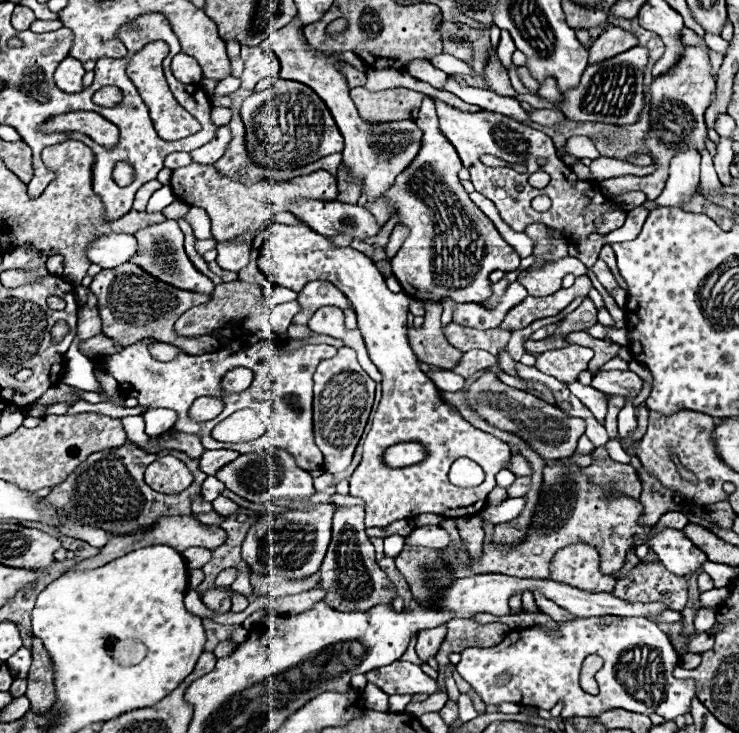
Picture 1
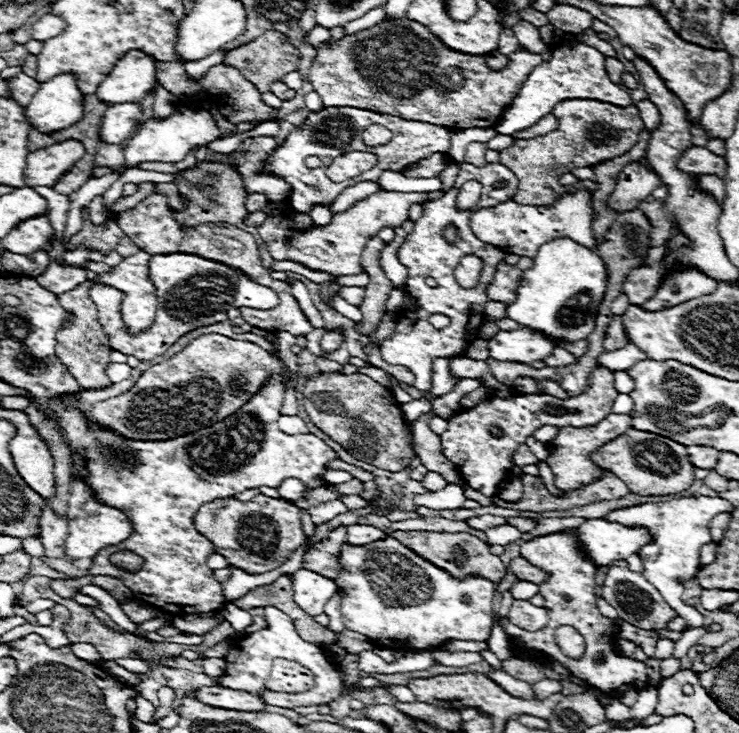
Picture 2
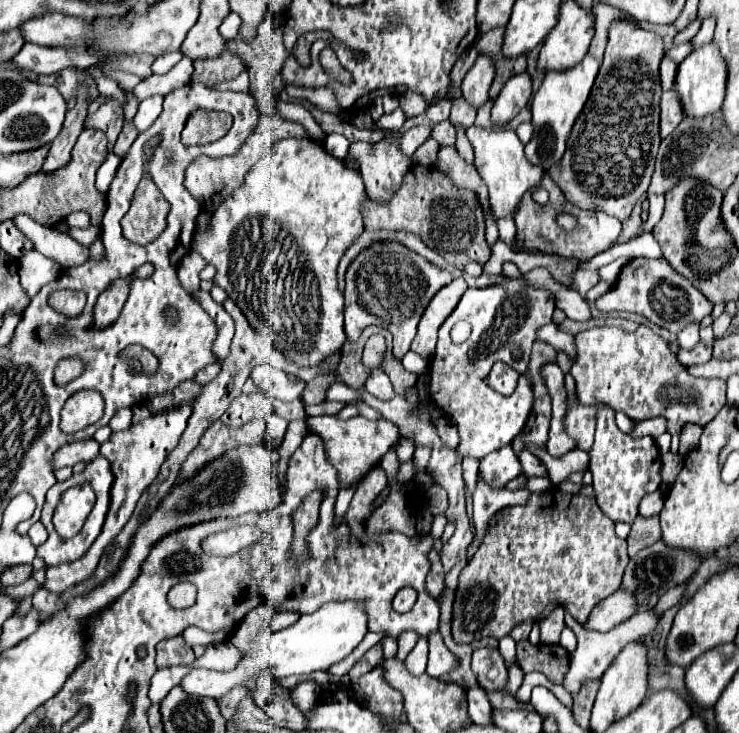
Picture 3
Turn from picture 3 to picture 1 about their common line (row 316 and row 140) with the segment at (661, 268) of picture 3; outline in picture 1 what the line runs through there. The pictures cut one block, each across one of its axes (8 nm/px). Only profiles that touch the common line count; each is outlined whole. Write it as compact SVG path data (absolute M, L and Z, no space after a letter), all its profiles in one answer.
M686 46L684 56L680 56L680 64L672 68L672 72L666 72L664 76L656 76L652 86L652 112L650 112L650 132L646 146L650 148L650 154L656 164L656 172L650 176L620 176L600 182L600 190L610 196L614 194L626 194L632 190L644 192L648 200L654 200L664 190L666 178L668 178L668 164L676 152L682 152L684 148L698 148L704 150L704 138L706 138L706 124L704 124L704 112L712 104L712 92L714 92L714 78L710 74L710 60L708 52L702 46Z

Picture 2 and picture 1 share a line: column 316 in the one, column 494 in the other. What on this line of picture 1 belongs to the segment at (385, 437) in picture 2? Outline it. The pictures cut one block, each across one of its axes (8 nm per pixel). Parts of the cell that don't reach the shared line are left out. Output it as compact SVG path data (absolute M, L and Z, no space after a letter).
M484 372L478 380L474 380L466 392L468 406L490 426L496 426L504 432L512 432L520 436L540 458L556 460L568 458L576 450L578 438L586 430L586 422L582 418L570 418L560 408L546 404L544 400L516 390L512 386L502 384L494 372Z

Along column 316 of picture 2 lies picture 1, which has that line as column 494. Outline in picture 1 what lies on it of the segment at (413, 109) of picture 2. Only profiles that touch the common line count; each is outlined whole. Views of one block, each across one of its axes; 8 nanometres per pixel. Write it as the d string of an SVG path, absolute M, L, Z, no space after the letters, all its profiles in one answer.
M492 52L488 56L488 64L484 68L484 80L488 84L488 90L496 92L498 96L510 96L510 98L518 96L518 92L512 88L512 84L508 80L508 70L500 64L498 56Z

